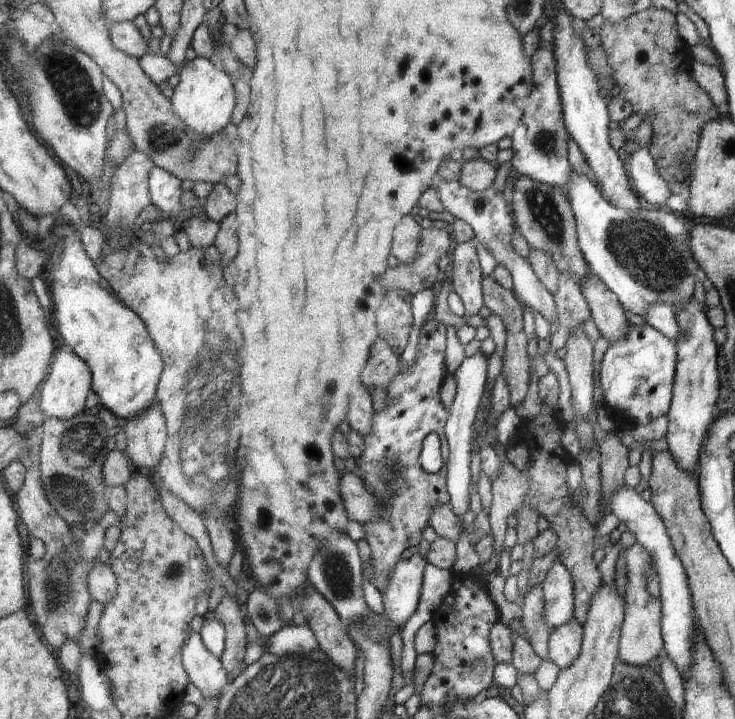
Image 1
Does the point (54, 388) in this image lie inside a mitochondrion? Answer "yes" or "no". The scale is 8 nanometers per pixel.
no

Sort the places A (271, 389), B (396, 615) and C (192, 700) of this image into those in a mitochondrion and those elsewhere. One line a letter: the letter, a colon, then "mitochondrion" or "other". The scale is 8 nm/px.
A: other
B: other
C: other

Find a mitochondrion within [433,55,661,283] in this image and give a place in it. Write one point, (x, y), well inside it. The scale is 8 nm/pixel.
(547, 218)

